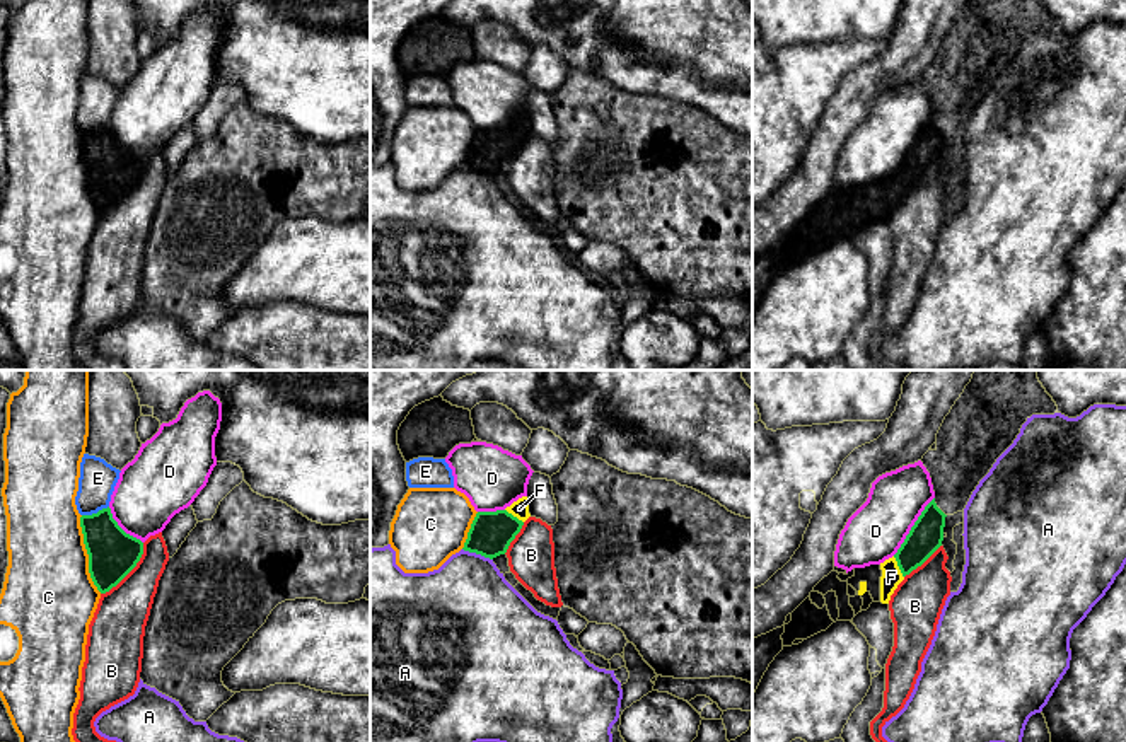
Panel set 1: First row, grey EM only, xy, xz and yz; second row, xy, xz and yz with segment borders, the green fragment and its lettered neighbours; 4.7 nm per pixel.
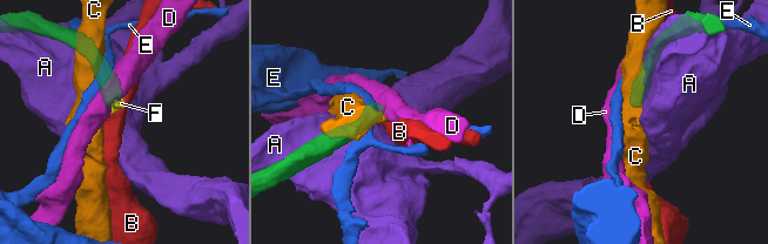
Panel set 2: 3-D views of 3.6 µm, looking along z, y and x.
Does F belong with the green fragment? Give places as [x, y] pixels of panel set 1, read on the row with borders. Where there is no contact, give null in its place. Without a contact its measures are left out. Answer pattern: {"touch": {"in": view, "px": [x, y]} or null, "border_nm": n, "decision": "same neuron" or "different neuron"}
{"touch": {"in": "yz", "px": [898, 565]}, "border_nm": 120, "decision": "same neuron"}

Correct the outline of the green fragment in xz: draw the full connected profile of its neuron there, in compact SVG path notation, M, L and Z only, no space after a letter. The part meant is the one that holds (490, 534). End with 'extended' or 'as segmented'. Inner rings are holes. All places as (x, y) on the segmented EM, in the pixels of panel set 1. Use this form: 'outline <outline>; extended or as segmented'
outline M527 496L519 498L505 510L478 512L462 549L490 559L505 554L529 517Z; extended

